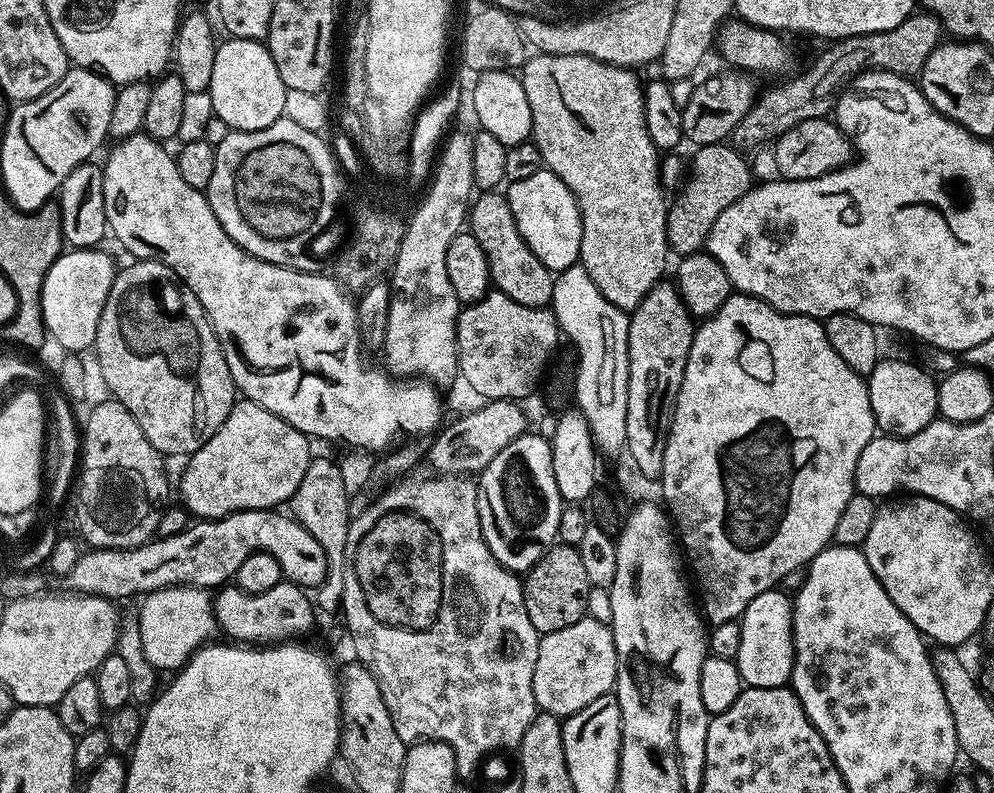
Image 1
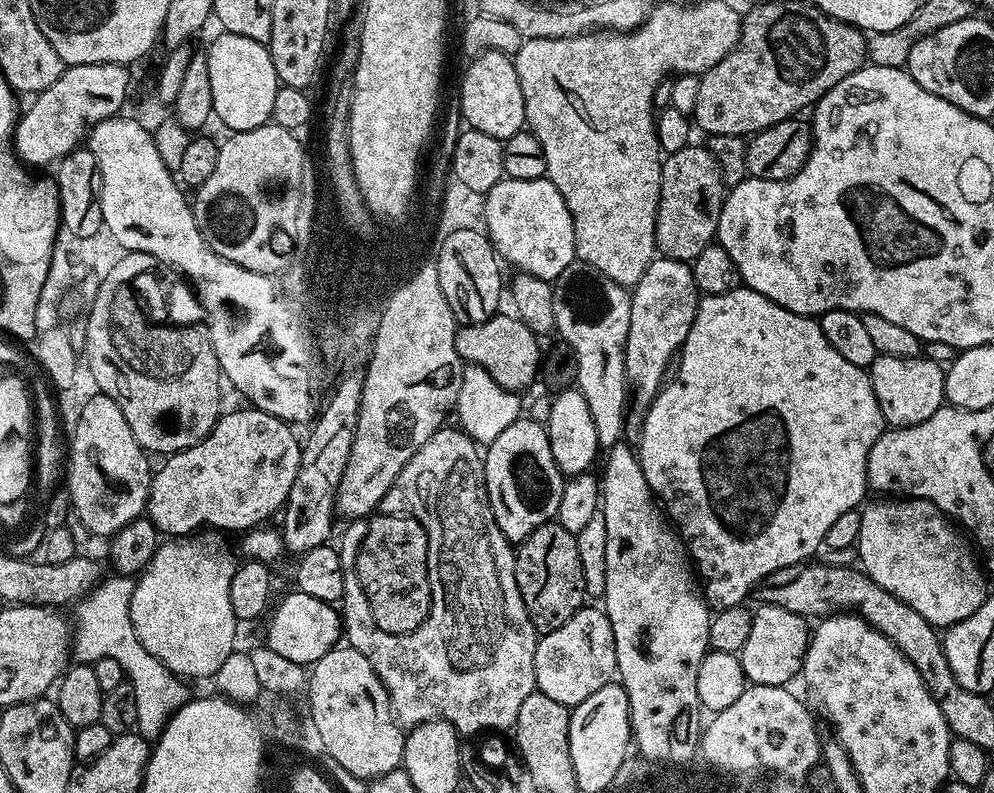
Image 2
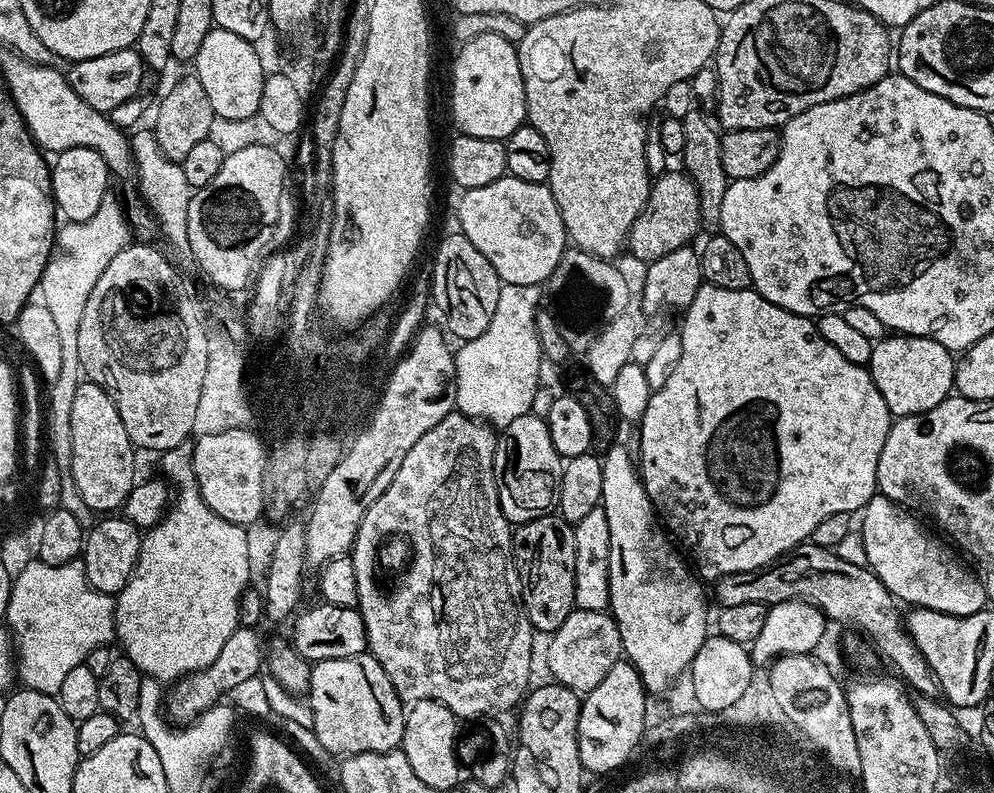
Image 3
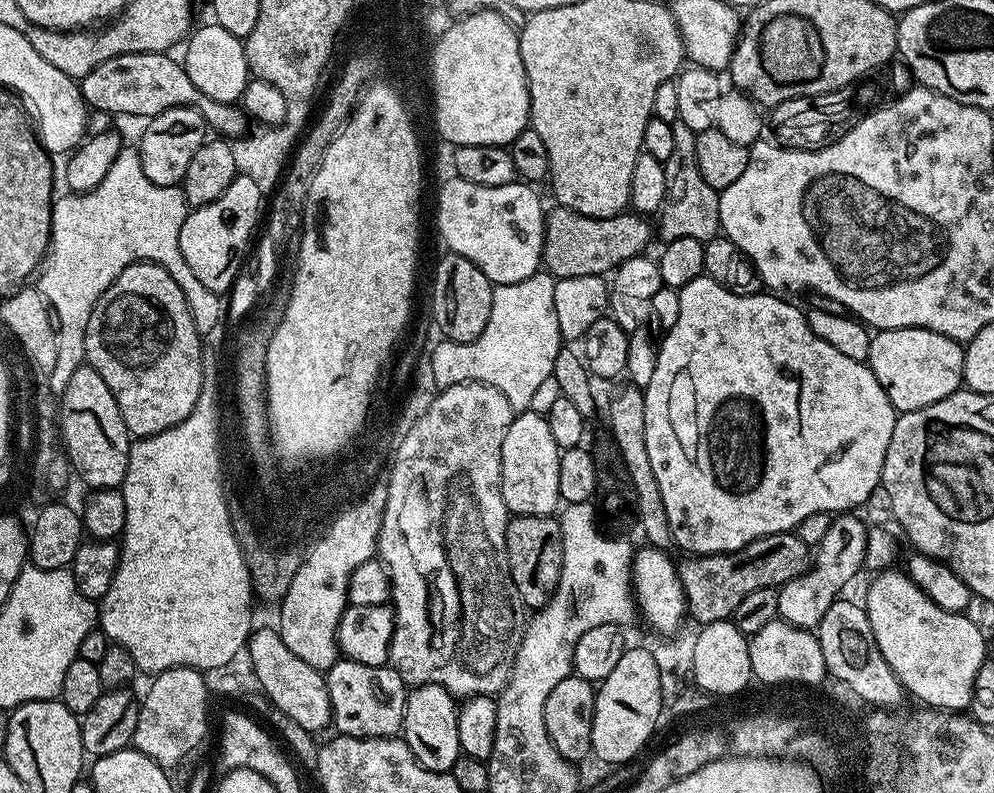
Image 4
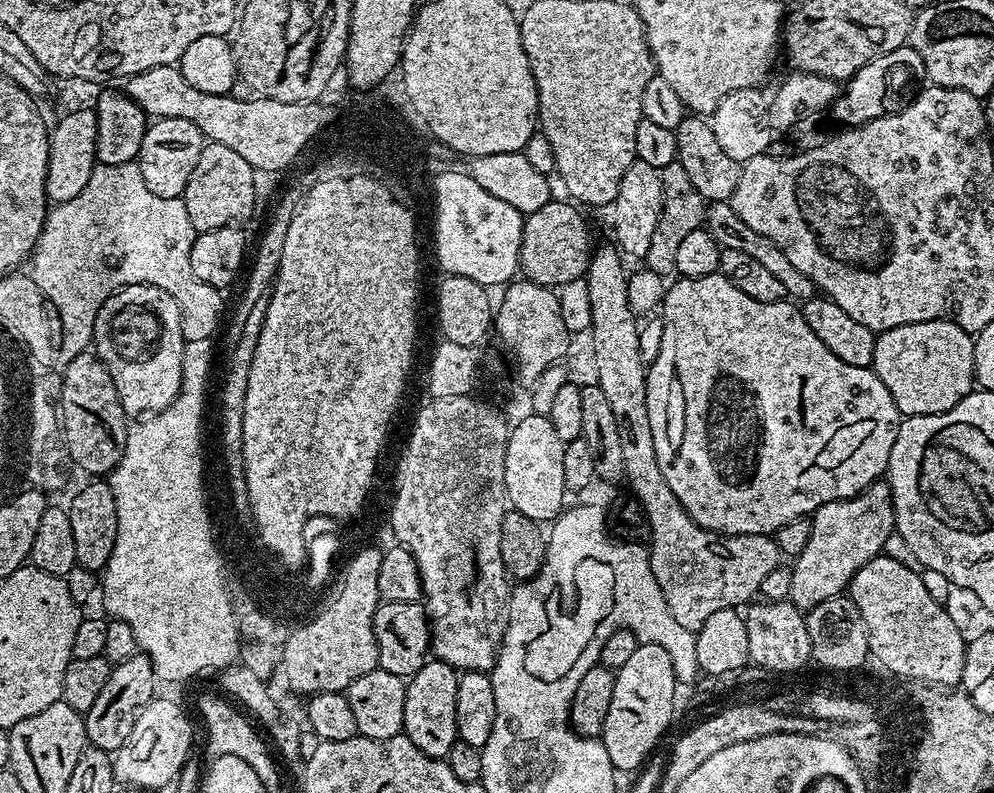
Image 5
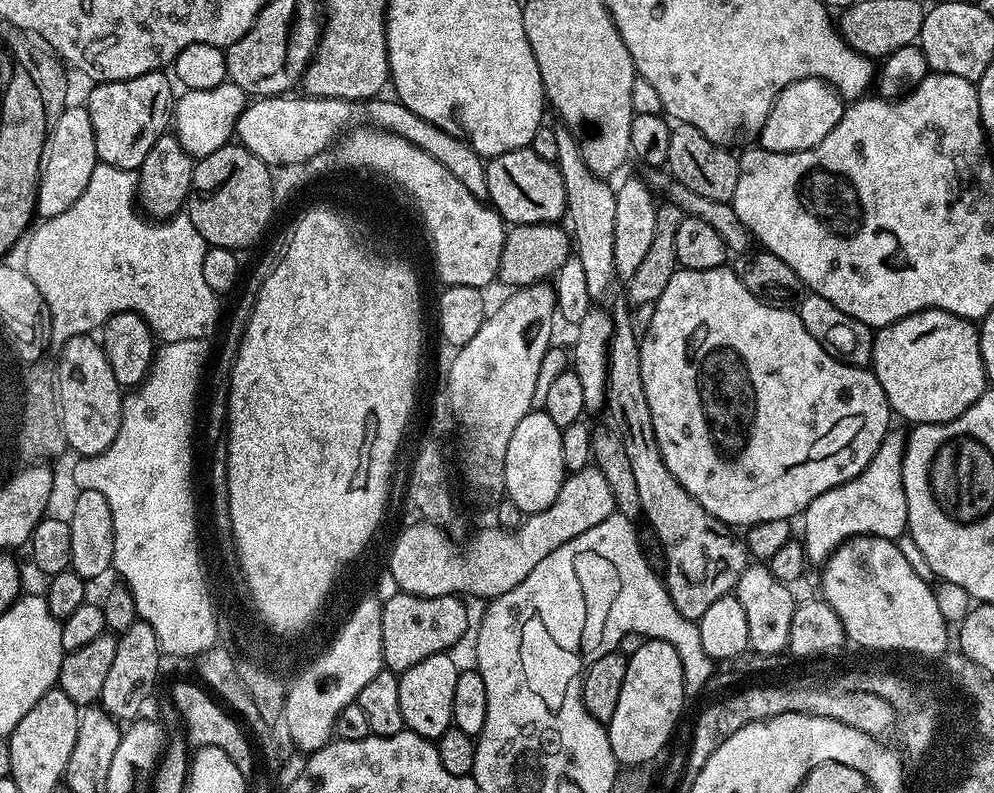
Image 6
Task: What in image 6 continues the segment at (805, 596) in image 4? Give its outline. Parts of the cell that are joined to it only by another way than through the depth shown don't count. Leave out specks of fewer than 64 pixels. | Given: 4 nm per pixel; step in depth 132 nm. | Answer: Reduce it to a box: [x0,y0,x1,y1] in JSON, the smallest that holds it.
[802,430,908,566]

